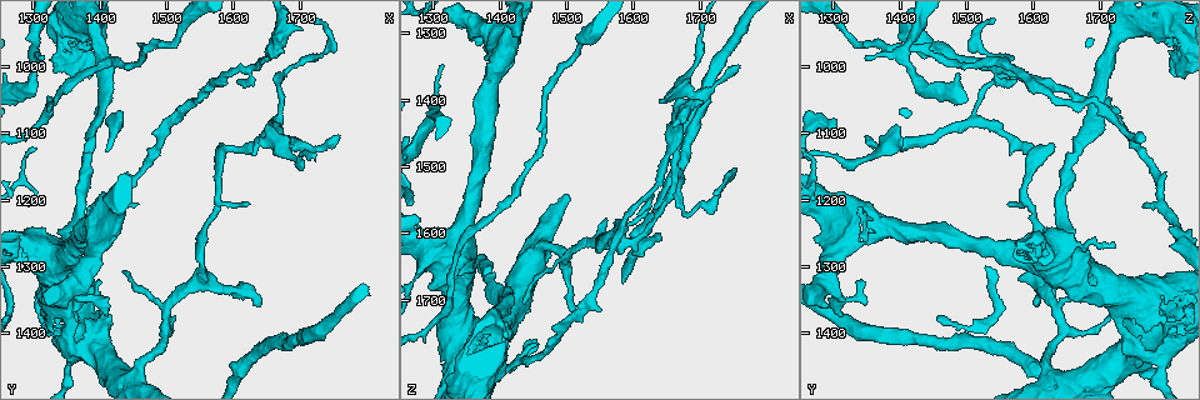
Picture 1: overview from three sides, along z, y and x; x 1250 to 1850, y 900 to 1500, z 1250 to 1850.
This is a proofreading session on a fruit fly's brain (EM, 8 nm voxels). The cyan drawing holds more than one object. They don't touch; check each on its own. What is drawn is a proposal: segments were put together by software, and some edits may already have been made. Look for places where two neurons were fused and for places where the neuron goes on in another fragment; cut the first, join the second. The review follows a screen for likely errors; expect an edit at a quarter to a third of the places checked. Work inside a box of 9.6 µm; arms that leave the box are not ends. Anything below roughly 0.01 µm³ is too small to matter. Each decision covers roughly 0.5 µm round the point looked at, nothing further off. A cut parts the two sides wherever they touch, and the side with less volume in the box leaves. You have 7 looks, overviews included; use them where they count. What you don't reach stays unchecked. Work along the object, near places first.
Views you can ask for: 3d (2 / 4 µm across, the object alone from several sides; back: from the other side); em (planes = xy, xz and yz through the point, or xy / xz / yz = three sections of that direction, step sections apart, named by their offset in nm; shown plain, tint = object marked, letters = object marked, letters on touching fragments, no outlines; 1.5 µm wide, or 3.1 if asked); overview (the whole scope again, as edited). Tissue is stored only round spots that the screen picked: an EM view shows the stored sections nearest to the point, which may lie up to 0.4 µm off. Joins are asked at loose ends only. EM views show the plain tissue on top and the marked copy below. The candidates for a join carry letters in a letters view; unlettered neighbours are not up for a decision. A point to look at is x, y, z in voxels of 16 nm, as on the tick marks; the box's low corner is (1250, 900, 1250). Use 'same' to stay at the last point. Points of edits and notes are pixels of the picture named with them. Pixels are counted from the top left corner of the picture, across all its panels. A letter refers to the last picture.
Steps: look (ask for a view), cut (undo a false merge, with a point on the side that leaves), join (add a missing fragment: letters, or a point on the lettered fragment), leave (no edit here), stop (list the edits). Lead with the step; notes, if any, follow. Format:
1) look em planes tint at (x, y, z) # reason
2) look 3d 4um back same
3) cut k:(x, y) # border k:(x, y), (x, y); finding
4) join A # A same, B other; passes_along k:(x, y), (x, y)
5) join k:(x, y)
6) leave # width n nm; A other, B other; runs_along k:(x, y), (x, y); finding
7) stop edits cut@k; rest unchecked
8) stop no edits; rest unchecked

look em xz step 4 tint at (1525, 945, 1310) # calibre changes

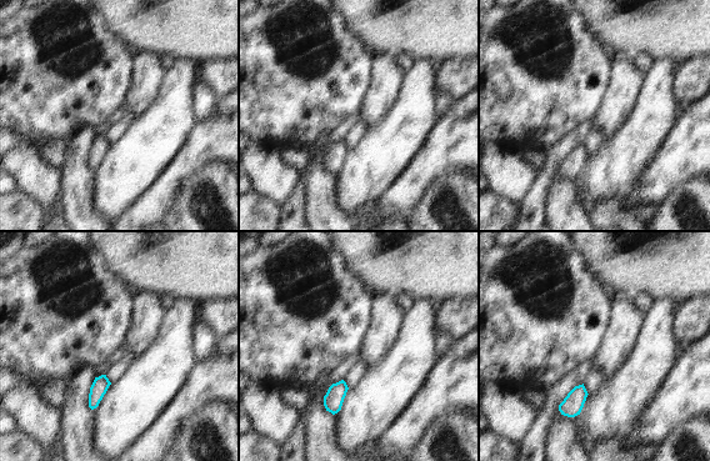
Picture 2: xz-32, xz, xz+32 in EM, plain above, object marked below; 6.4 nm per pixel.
look em planes letters same # another direction

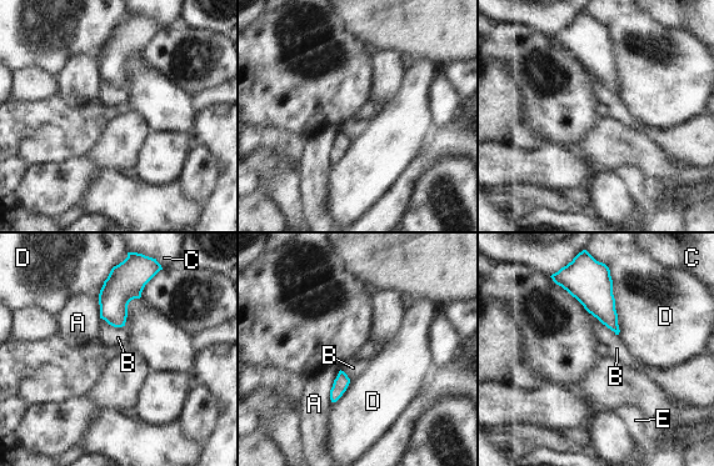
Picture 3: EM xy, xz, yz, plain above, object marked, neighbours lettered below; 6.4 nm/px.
leave # A other, B other, C other, D other, E other; border 3:(590, 312), (617, 335); all the same neuron

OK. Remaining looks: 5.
look em xy step 4 tint at (1550, 1310, 1610) # branch point

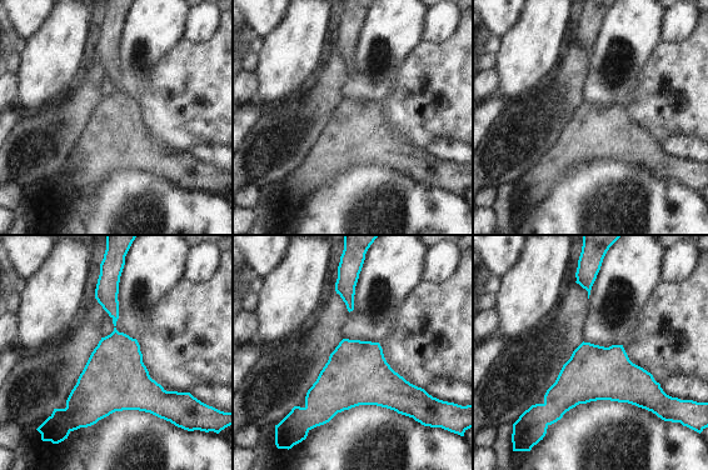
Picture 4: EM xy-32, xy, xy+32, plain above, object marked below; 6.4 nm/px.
look em planes letters same

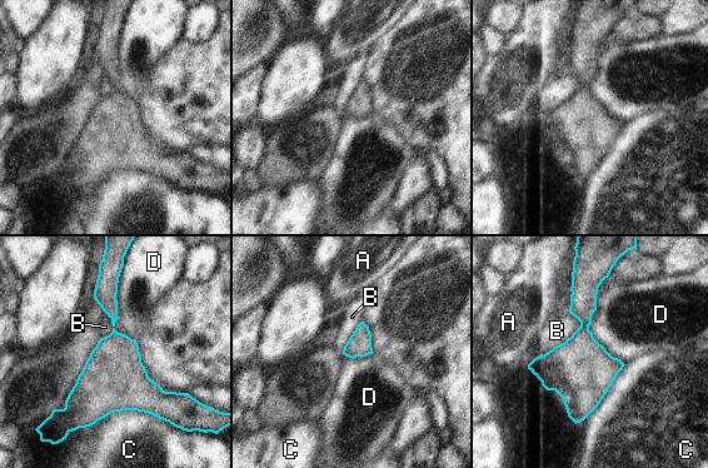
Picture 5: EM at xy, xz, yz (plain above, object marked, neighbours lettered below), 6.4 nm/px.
leave # A other, B other, C other, D other; all the same neuron

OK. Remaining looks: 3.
look em planes letters at (1450, 1455, 1760) # tapers out

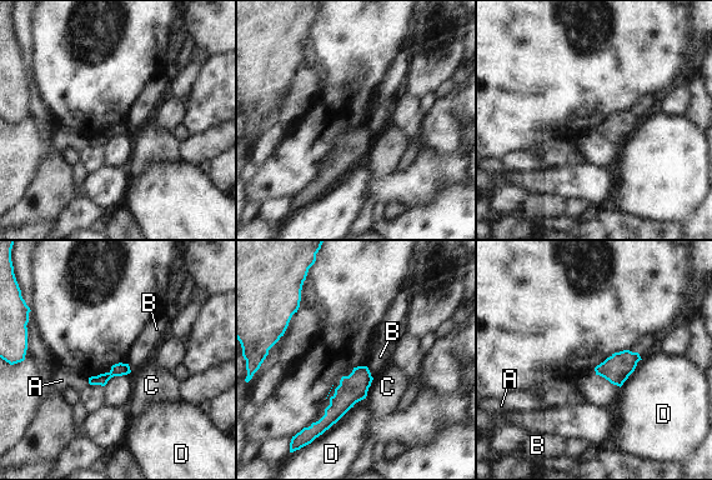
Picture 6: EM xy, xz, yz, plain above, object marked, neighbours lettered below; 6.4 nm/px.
leave # width 90 nm; A other, B other, C other, D other; runs_along 6:(364, 369), (356, 385), (320, 425); no lettered fragment goes on from it

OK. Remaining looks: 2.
stop no edits; rest unchecked

